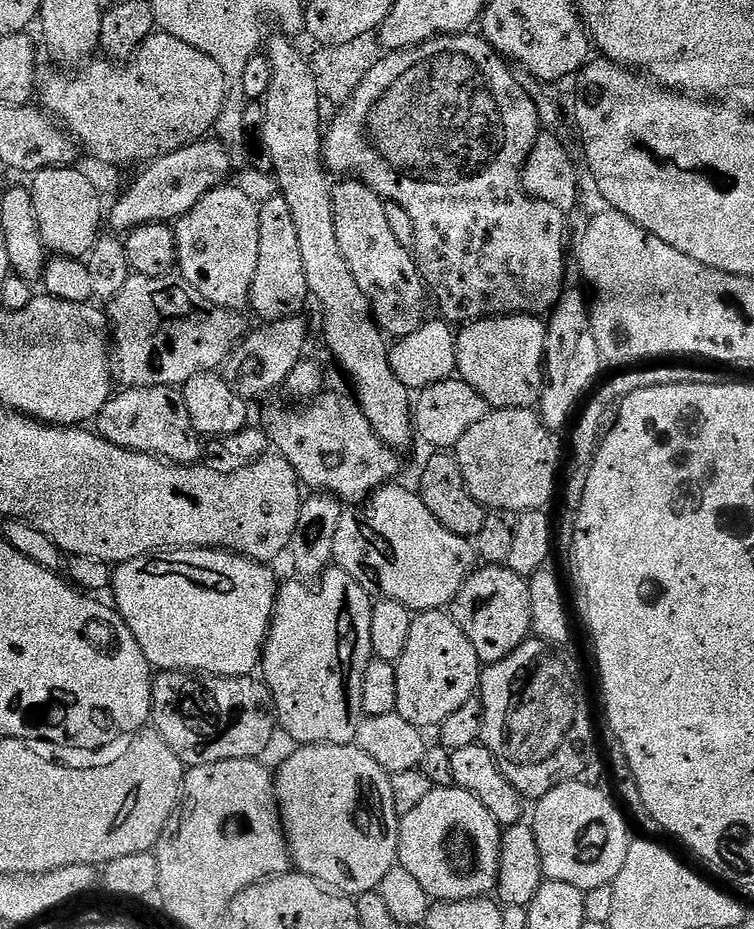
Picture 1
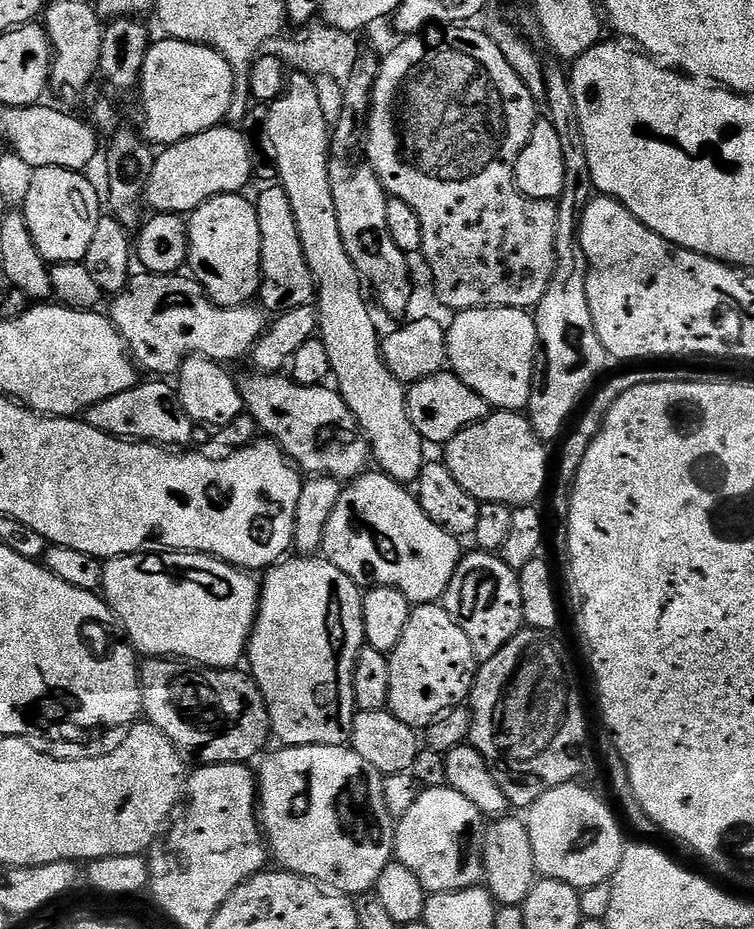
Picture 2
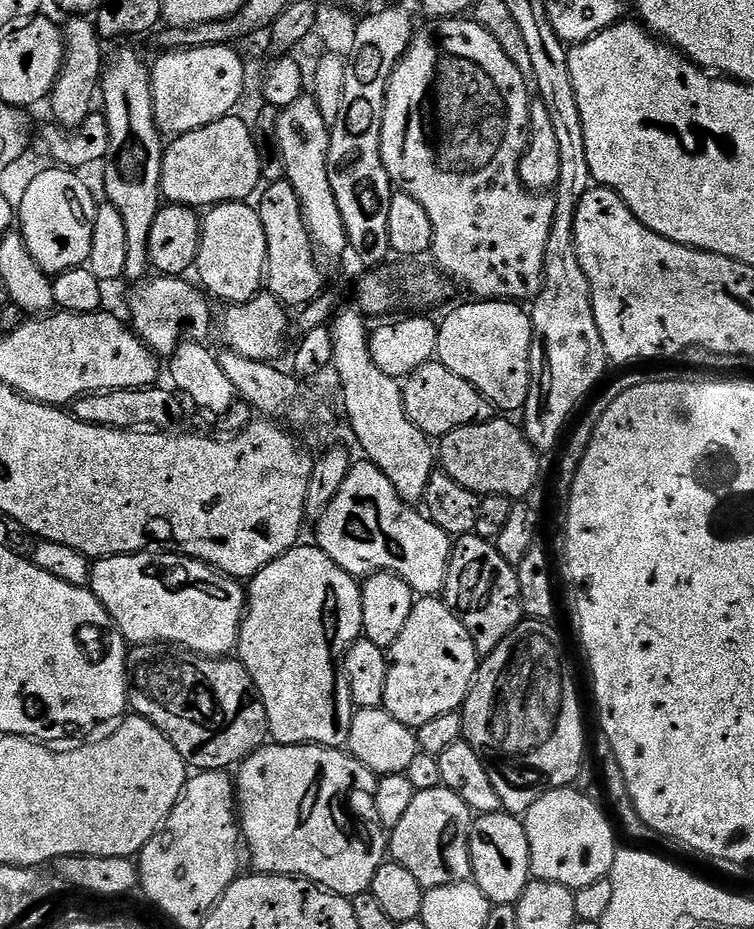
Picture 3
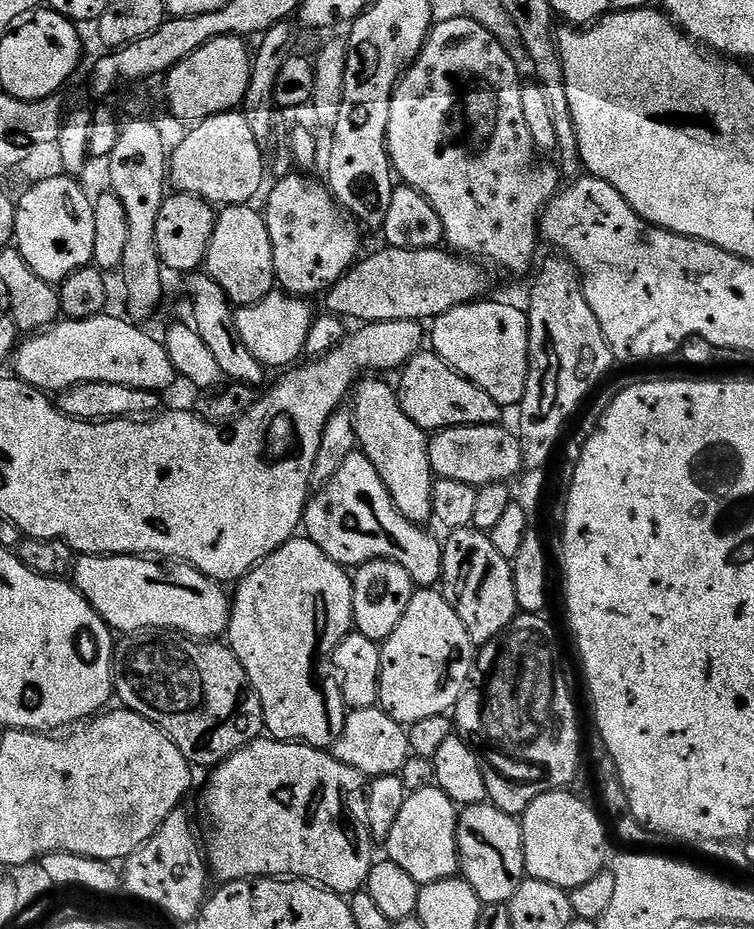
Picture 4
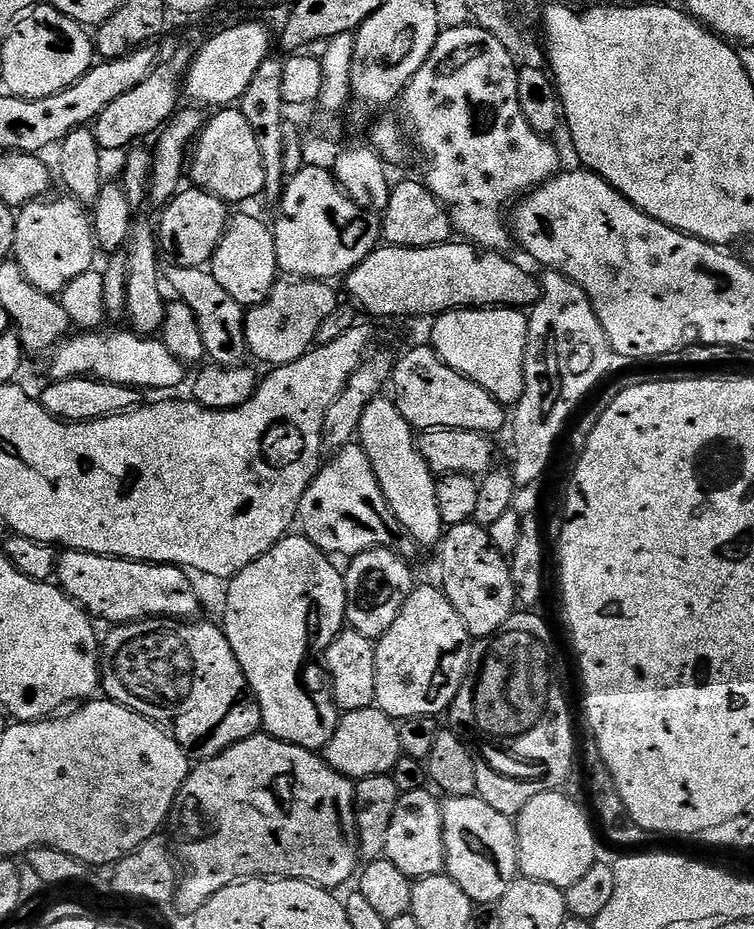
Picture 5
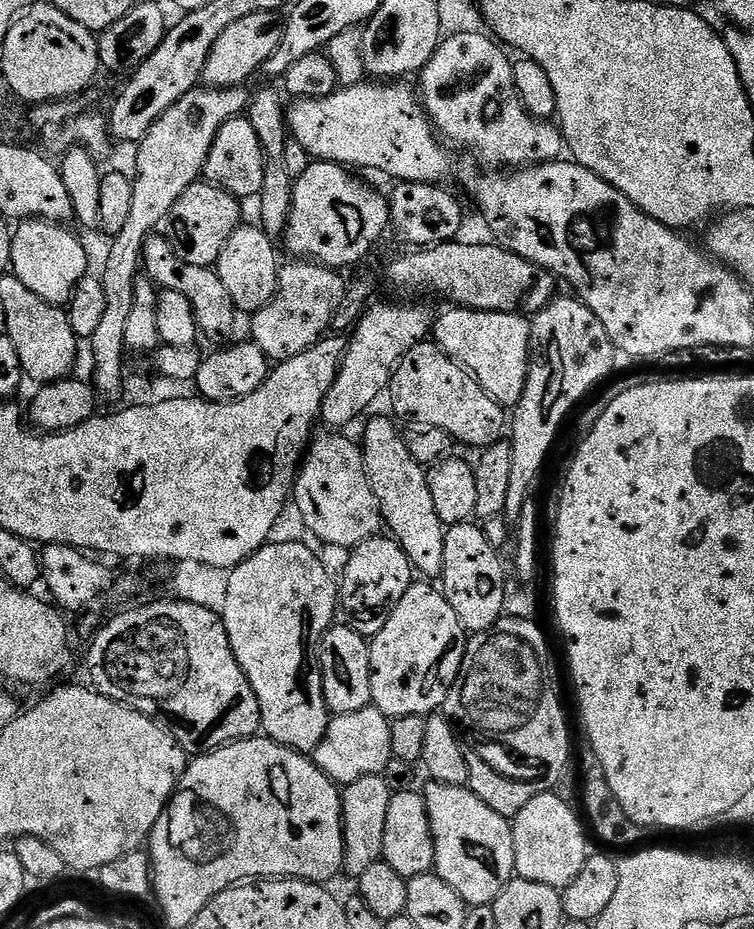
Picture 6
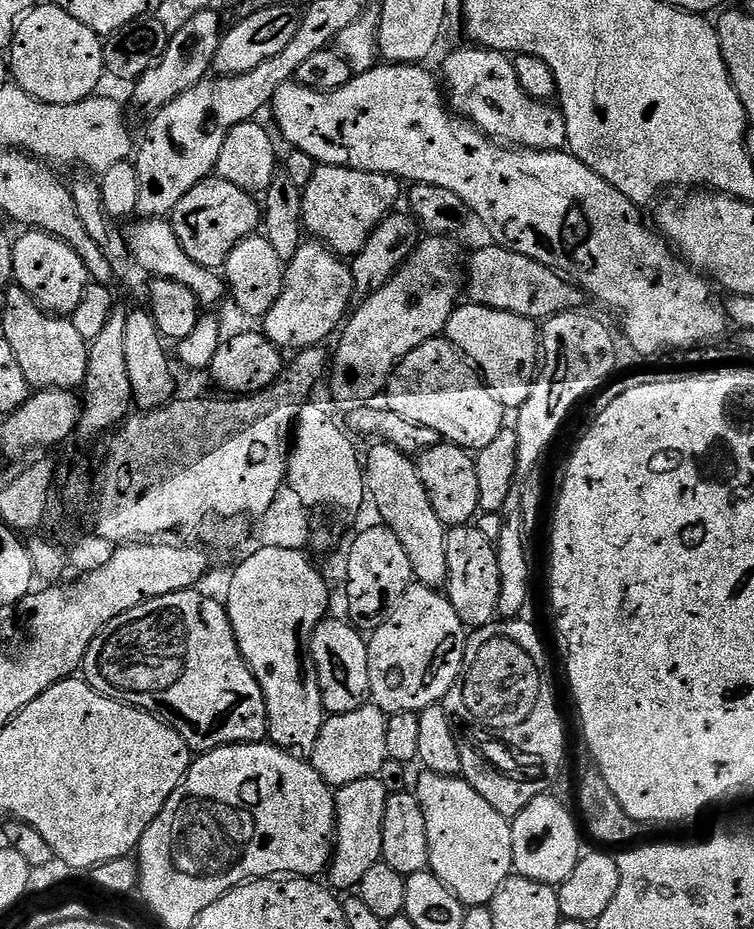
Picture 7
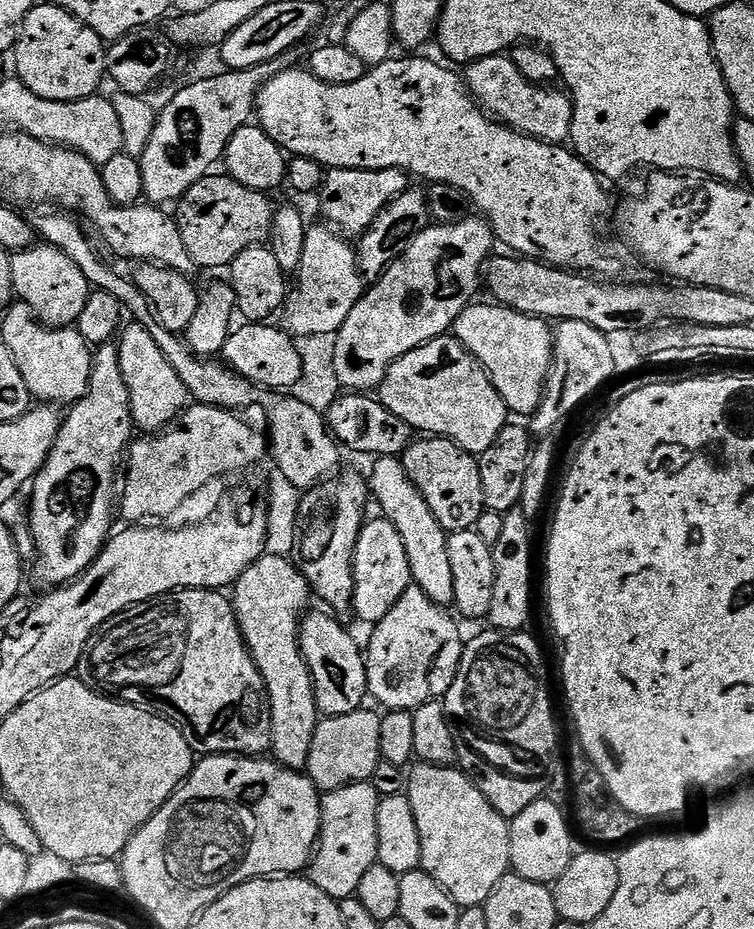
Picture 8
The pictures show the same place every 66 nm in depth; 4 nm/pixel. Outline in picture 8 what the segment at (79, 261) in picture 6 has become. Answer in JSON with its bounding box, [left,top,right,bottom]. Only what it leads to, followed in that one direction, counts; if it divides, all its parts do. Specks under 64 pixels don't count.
[12,243,90,328]

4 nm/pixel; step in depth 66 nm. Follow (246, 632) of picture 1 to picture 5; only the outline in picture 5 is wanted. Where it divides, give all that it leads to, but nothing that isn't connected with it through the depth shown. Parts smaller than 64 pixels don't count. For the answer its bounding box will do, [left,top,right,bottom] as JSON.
[54,549,200,626]

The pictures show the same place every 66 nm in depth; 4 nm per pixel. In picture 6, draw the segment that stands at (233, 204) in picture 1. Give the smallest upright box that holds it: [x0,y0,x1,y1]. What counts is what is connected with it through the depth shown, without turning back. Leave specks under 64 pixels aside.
[215,226,281,314]

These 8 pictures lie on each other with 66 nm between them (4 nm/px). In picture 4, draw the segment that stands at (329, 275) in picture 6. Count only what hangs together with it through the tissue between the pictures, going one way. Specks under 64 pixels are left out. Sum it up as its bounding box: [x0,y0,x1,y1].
[235,290,314,369]

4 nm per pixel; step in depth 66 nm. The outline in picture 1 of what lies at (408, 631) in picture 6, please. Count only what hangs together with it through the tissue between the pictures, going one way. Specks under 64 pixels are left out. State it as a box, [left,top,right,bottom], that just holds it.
[395,611,482,730]

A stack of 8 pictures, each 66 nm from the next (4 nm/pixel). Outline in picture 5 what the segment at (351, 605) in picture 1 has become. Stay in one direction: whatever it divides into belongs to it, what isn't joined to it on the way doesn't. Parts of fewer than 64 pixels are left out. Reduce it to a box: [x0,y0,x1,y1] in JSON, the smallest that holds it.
[222,534,348,750]

